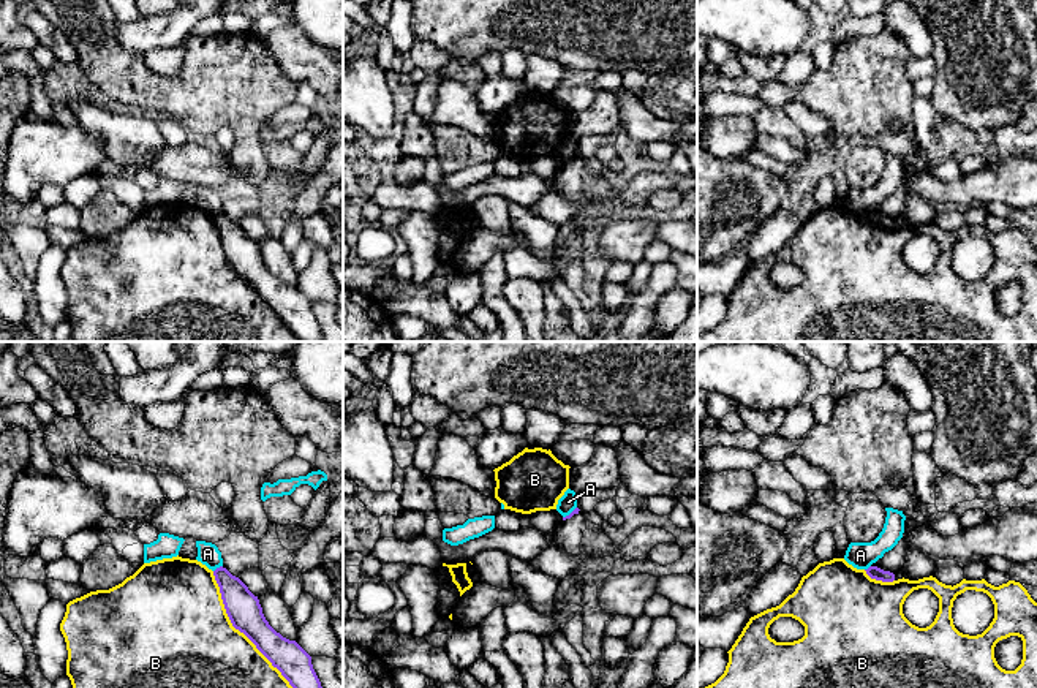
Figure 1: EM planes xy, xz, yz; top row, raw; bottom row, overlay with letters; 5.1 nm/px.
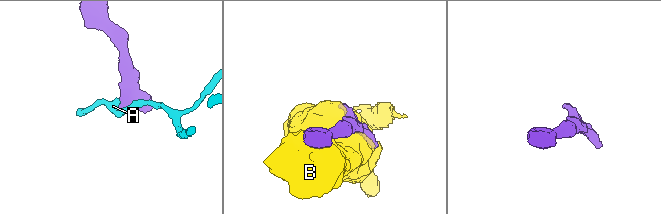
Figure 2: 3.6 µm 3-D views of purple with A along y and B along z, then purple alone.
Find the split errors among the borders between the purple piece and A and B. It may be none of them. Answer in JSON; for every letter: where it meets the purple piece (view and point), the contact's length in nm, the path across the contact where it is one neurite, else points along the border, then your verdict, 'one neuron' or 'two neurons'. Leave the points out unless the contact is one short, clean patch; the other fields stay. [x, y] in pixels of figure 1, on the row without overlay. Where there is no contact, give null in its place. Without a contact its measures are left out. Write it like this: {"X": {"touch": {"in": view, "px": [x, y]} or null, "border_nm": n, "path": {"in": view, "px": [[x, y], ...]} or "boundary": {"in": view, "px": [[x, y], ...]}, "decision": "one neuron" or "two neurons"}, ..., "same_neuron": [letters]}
{"A": {"touch": {"in": "xy", "px": [217, 214]}, "border_nm": 60, "boundary": {"in": "xy", "px": [[222, 211], [214, 217]]}, "decision": "two neurons"}, "B": {"touch": {"in": "xy", "px": [242, 277]}, "border_nm": 800, "decision": "two neurons"}, "same_neuron": []}

